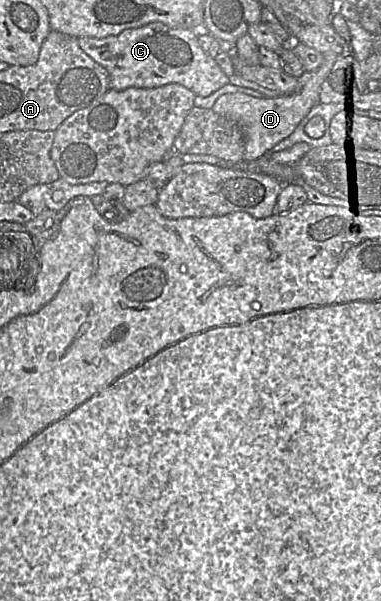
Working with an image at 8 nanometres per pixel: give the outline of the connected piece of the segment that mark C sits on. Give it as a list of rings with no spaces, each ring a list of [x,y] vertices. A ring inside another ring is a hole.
[[[153,22],[105,38],[78,37],[80,48],[109,73],[109,88],[155,88],[176,83],[207,97],[228,84],[229,77],[201,48],[196,31]]]

